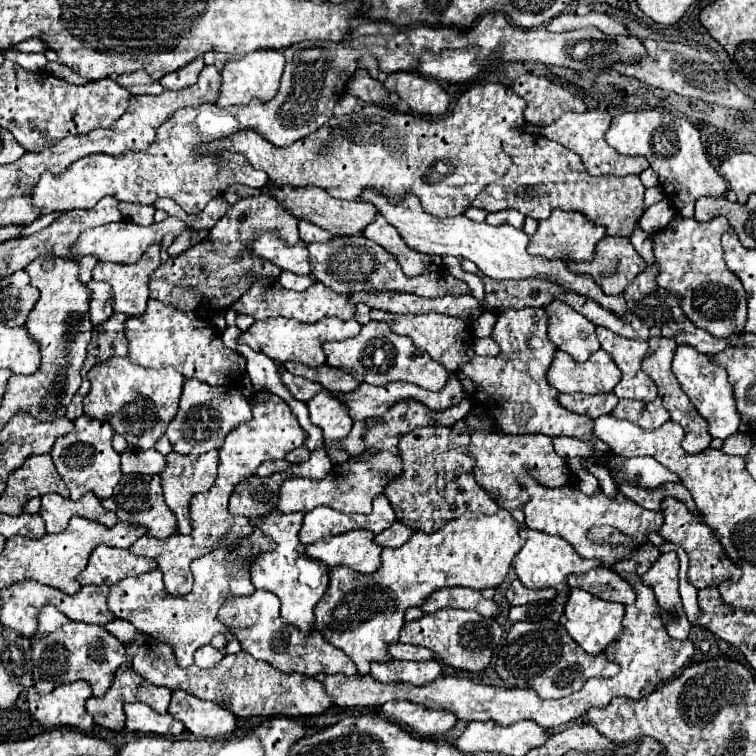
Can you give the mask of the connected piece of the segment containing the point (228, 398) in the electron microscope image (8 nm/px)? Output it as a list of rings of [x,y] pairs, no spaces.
[[[186,379],[178,401],[178,413],[168,425],[166,437],[172,443],[172,451],[180,455],[202,455],[210,449],[220,449],[224,437],[242,421],[250,421],[250,403],[236,387],[210,387],[196,379]]]

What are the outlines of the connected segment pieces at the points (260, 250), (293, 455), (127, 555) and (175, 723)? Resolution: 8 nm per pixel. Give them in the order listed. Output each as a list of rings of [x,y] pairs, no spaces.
[[[264,231],[260,239],[254,241],[252,251],[274,265],[278,265],[284,271],[292,271],[298,275],[310,275],[310,263],[308,263],[308,249],[304,243],[288,247],[284,241],[280,241],[276,235]]]
[[[300,445],[298,449],[294,449],[294,451],[290,451],[288,453],[288,457],[284,457],[288,463],[302,463],[302,461],[308,461],[310,459],[310,451],[304,447],[304,445]]]
[[[98,545],[98,549],[92,551],[92,555],[90,555],[88,567],[78,575],[76,581],[80,585],[112,585],[112,583],[116,583],[116,581],[120,581],[124,577],[136,577],[136,575],[148,573],[148,571],[154,571],[154,569],[156,569],[156,561],[152,561],[152,559],[132,555],[130,551],[124,551],[124,549]]]
[[[126,703],[124,713],[126,713],[126,729],[128,731],[168,735],[168,737],[176,737],[184,731],[184,725],[178,719],[174,719],[168,713],[160,715],[144,703]]]

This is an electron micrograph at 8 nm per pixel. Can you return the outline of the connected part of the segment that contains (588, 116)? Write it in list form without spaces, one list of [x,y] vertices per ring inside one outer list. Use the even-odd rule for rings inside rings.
[[[598,109],[587,110],[586,113],[564,113],[556,123],[552,123],[550,127],[542,127],[540,133],[560,145],[564,145],[566,149],[574,151],[584,167],[588,169],[590,175],[600,177],[600,175],[616,175],[616,177],[624,177],[624,175],[640,175],[644,169],[650,167],[650,163],[644,157],[628,157],[618,153],[616,149],[612,149],[606,141],[604,141],[604,133],[610,125],[612,116],[606,111]]]

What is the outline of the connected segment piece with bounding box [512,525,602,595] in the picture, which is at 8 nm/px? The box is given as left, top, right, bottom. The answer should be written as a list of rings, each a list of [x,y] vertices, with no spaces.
[[[520,525],[518,529],[520,537],[524,539],[522,549],[518,551],[518,555],[514,557],[512,565],[516,569],[516,575],[520,579],[520,583],[528,589],[546,589],[546,587],[554,587],[558,589],[558,595],[566,595],[568,585],[566,585],[566,577],[576,573],[576,575],[584,575],[594,567],[600,567],[602,561],[600,559],[584,559],[580,557],[570,543],[566,543],[560,537],[542,533],[542,531],[532,531],[526,525]]]

